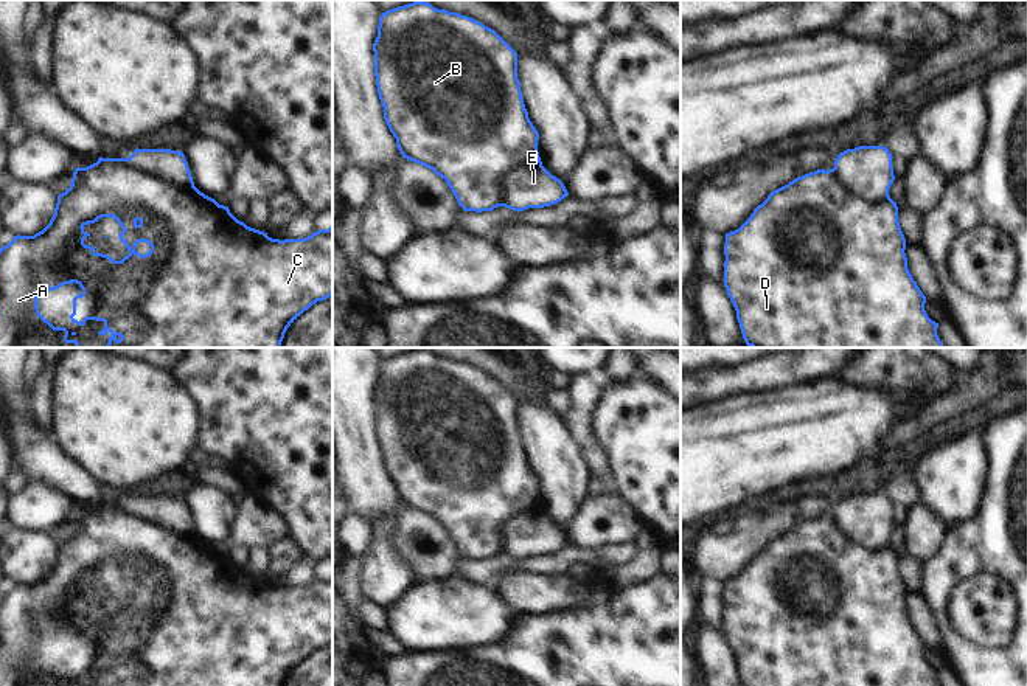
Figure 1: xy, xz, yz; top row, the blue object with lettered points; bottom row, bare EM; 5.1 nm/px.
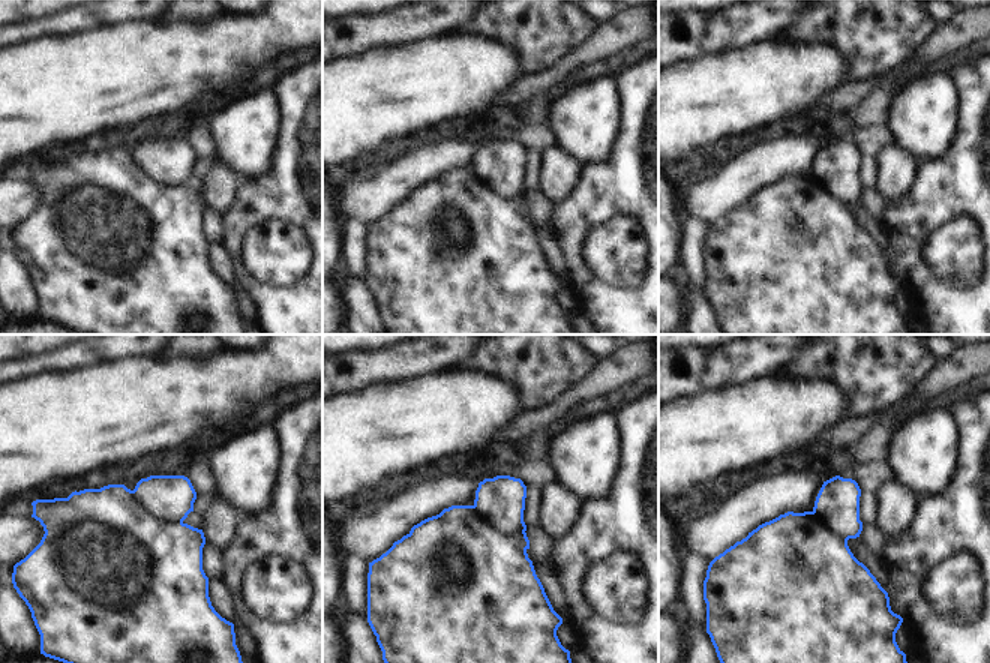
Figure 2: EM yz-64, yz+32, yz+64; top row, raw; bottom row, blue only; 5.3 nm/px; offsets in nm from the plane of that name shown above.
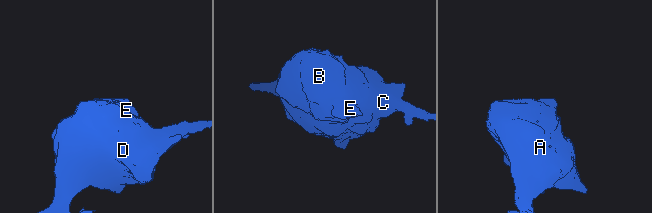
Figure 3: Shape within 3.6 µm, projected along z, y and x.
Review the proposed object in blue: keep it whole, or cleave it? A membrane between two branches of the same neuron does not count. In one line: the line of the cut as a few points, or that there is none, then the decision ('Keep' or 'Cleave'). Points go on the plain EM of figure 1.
Split along xy (129, 505), (137, 517), (193, 534). Cleave

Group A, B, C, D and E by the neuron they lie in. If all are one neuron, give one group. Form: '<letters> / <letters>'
A B C D / E

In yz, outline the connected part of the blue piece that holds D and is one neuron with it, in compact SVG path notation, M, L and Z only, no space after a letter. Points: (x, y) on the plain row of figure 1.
M817 517L794 526L772 539L738 577L726 582L724 635L736 658L743 686L938 686L938 670L932 669L924 658L926 644L907 616L904 598L906 587L898 570L898 554L892 546L865 549L842 532L833 517Z

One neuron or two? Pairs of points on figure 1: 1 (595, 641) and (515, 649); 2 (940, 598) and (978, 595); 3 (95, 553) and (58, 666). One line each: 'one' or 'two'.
1: one
2: two
3: one

